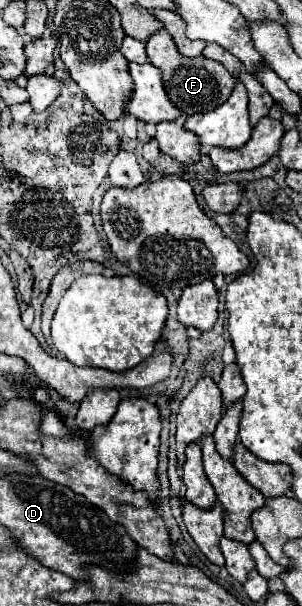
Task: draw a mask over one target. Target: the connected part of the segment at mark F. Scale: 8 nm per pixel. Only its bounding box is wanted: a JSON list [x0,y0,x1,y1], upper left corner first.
[147,28,237,116]

